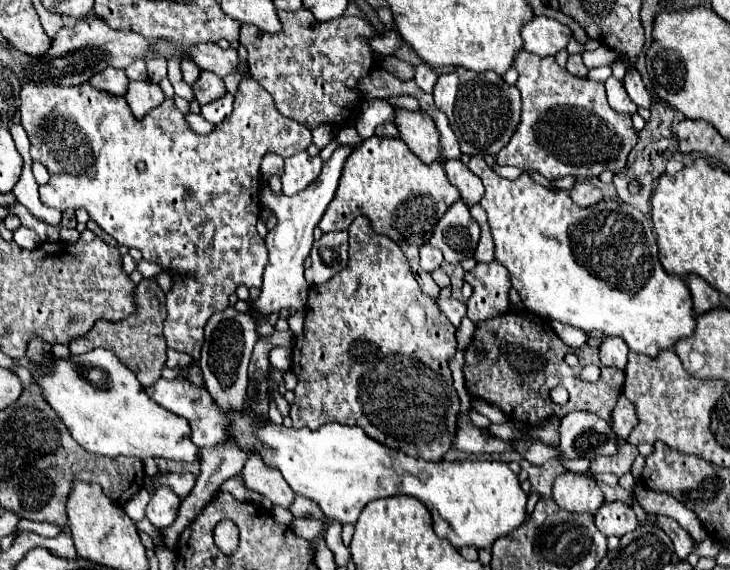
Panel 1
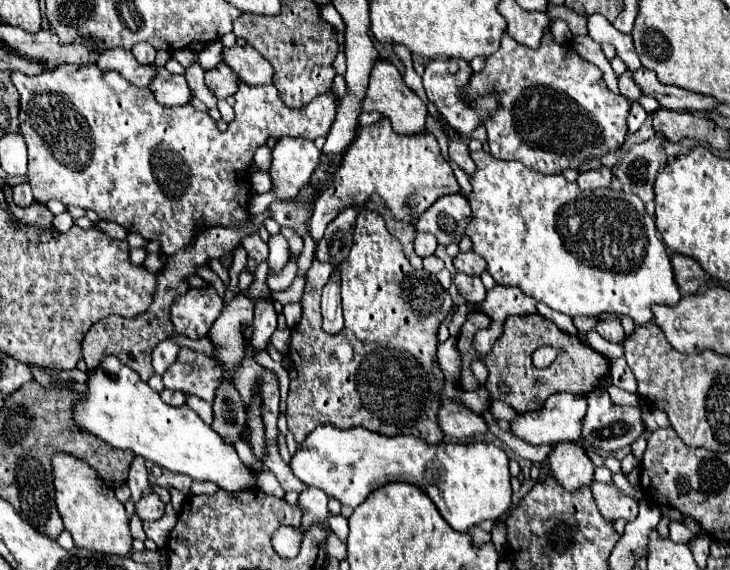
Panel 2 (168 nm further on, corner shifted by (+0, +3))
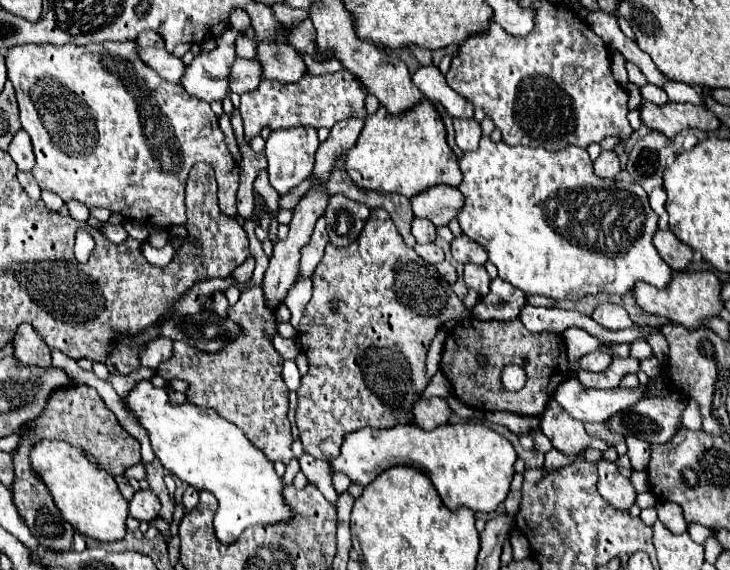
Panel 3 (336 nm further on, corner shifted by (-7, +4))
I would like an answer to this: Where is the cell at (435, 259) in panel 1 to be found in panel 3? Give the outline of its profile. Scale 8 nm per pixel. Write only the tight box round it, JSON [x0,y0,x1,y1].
[411,217,437,243]

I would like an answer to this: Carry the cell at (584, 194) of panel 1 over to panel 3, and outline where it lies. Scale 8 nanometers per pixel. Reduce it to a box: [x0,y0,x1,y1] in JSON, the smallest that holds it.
[595,151,621,177]

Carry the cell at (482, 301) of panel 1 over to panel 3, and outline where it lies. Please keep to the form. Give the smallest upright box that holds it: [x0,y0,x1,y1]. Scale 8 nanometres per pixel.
[451,235,487,265]

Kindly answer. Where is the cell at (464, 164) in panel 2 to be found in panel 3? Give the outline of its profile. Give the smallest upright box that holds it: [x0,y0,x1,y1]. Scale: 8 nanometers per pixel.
[453,117,481,151]

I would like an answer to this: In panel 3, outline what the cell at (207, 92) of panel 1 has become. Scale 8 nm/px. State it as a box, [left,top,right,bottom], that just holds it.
[229,57,263,95]

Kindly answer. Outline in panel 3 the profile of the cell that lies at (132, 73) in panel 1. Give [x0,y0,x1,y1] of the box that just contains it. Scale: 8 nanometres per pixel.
[137,31,163,47]

